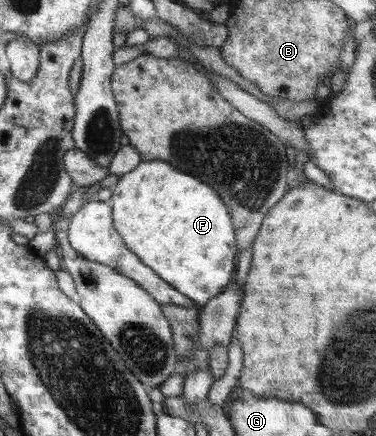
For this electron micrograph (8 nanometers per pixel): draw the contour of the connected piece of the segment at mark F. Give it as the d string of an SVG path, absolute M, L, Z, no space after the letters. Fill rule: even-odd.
M141 161L134 170L120 176L110 204L114 208L114 227L128 247L132 247L131 250L136 251L135 254L140 255L148 267L160 271L160 279L172 284L192 301L202 306L230 285L236 271L236 231L228 207L210 185L194 175L174 169L170 163Z

